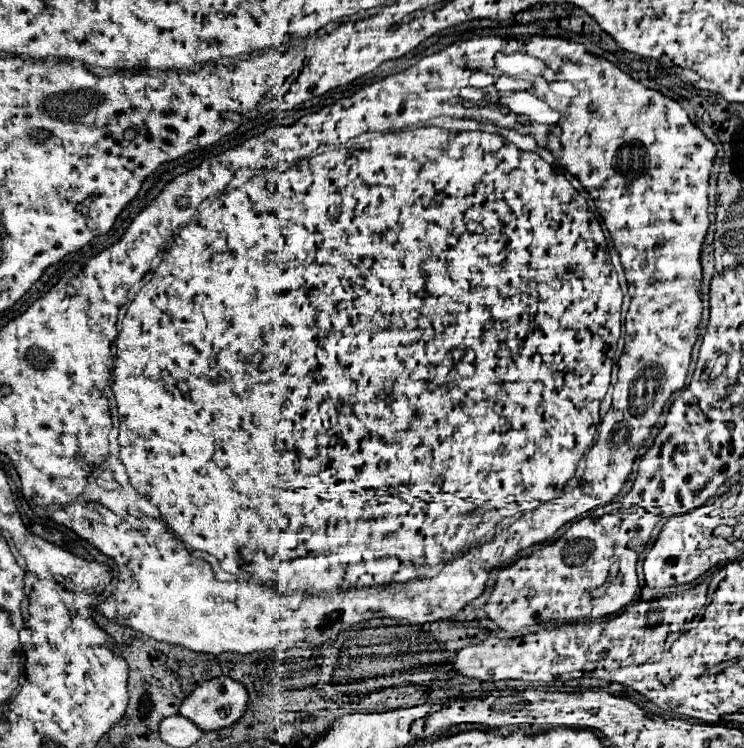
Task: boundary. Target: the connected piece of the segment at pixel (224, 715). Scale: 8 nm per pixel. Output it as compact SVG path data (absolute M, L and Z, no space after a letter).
M218 676L218 678L212 678L204 684L200 684L180 706L180 716L192 720L198 728L202 728L204 732L210 732L210 730L222 730L226 726L232 726L234 722L238 722L242 718L242 714L246 712L246 702L248 702L248 692L246 688L228 678L228 676Z

